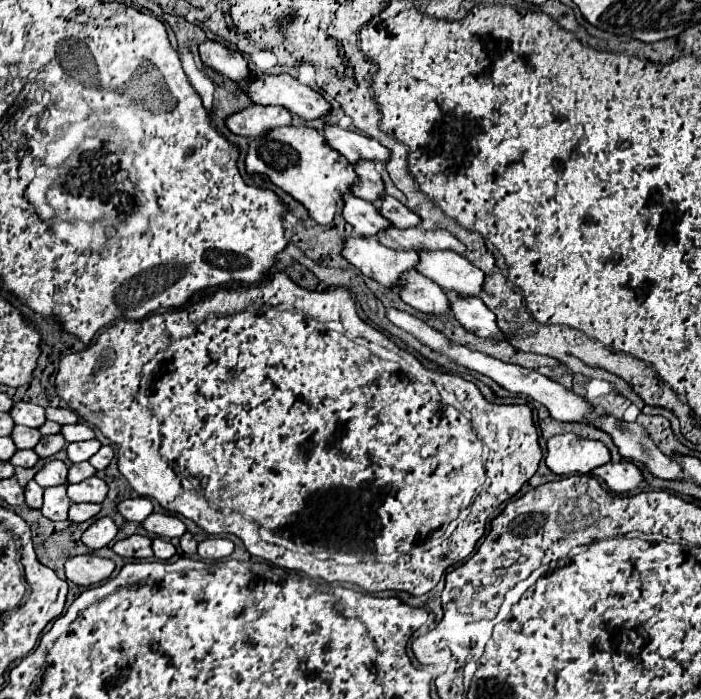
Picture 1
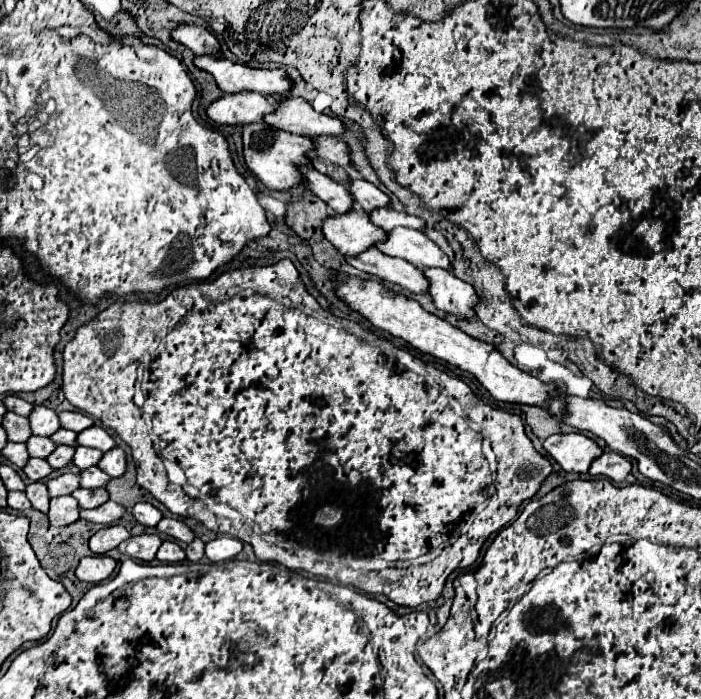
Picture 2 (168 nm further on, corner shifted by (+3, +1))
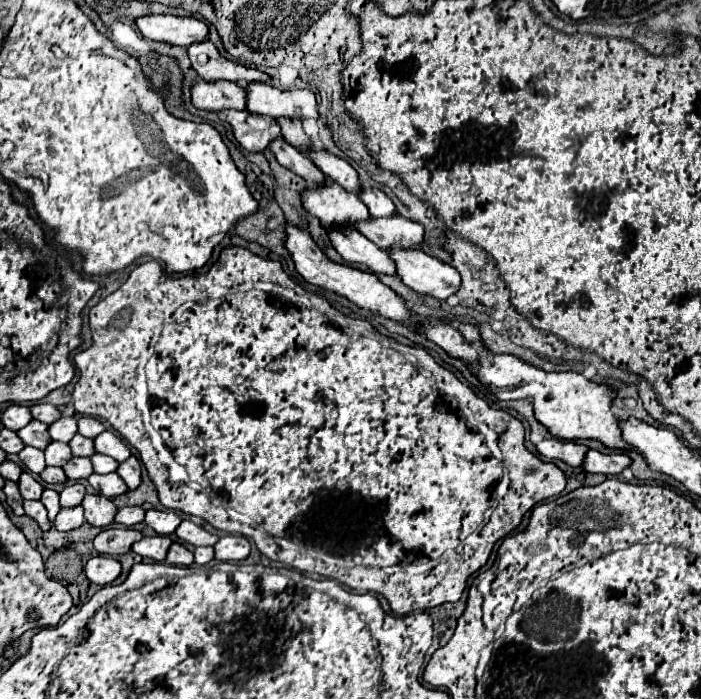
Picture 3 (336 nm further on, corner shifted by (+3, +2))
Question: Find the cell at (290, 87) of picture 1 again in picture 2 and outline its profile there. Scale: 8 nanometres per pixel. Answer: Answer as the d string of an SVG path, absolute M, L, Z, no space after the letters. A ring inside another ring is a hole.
M210 54L196 56L194 66L212 74L212 78L216 80L216 86L226 94L234 94L236 90L252 90L260 94L284 96L292 86L284 68L274 68L274 70L252 68L252 66L234 64L230 60L216 58Z

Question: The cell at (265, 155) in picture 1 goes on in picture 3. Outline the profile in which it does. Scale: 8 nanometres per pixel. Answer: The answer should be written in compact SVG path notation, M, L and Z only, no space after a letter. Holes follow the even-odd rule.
M222 111L226 121L234 129L234 137L248 153L262 153L276 137L280 137L280 125L272 117L254 115L248 111Z

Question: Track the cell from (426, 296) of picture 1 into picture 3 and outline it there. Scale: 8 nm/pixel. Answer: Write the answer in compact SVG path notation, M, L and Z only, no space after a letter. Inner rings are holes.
M330 229L330 241L346 263L358 263L368 267L372 273L396 275L396 263L388 253L378 249L362 233L352 229Z

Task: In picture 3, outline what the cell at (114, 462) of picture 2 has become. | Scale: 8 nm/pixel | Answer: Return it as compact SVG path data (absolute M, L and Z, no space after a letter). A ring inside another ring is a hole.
M130 455L126 461L122 461L116 469L116 473L124 479L128 489L136 489L140 485L140 463L134 455Z

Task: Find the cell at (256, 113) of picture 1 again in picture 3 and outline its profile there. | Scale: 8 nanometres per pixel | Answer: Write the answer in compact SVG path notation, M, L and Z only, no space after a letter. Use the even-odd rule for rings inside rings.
M198 81L192 87L192 105L204 111L246 109L246 89L234 81Z

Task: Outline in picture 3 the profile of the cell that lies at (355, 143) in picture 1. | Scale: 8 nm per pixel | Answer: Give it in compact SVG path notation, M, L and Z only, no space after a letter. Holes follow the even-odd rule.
M248 83L248 111L256 115L268 115L272 119L296 117L296 119L320 119L316 97L310 89L280 91L268 83Z

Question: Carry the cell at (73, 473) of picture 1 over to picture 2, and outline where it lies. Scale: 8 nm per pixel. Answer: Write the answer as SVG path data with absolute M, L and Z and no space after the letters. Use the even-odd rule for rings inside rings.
M96 466L92 470L84 470L80 474L80 486L82 488L104 488L108 482L110 482L110 476Z

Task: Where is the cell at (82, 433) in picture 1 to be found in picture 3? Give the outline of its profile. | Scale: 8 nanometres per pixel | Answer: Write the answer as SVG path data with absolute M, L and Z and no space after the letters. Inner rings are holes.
M104 431L98 437L94 437L94 447L98 453L114 457L118 463L130 457L130 449L126 447L126 443L112 431Z

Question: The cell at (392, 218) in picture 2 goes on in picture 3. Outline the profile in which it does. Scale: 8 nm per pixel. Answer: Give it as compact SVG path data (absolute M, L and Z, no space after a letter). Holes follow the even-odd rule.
M362 189L362 201L366 203L372 217L392 217L396 215L396 207L390 197L386 197L378 189Z

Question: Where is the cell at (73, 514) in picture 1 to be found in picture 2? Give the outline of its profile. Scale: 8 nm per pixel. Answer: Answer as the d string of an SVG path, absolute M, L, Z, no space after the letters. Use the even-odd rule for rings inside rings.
M108 500L104 506L100 506L96 510L82 510L80 512L80 518L82 520L88 520L88 522L96 522L96 524L108 526L108 524L118 522L124 514L126 514L126 508L124 506Z

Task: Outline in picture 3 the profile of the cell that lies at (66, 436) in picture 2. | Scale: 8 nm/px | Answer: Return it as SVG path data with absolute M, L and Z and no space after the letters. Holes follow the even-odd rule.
M76 435L76 437L68 443L68 447L70 447L72 453L78 455L78 457L90 457L90 455L94 453L94 443L92 443L92 439L82 437L82 435Z

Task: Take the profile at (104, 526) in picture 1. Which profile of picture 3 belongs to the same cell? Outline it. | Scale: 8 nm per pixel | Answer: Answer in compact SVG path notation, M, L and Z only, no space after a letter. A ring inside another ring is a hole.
M106 527L94 537L94 549L104 555L122 555L134 541L142 539L140 531L128 527Z

